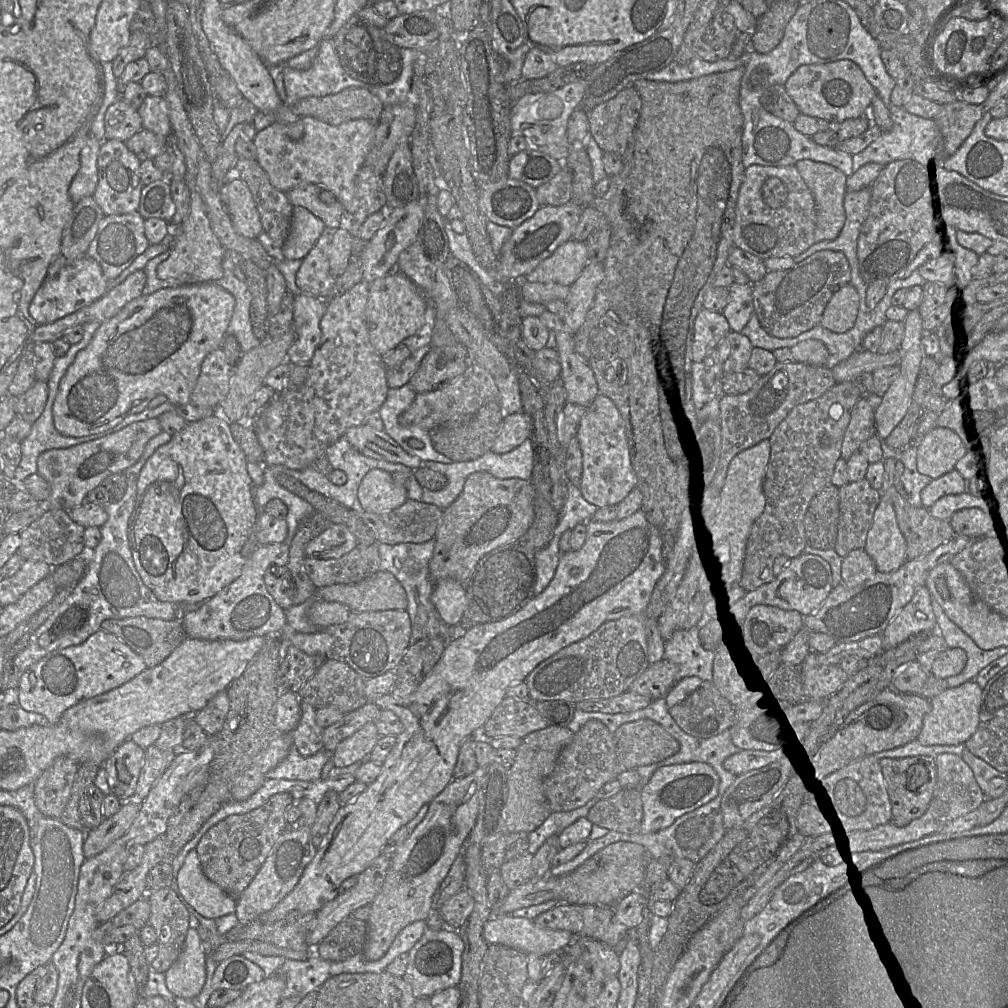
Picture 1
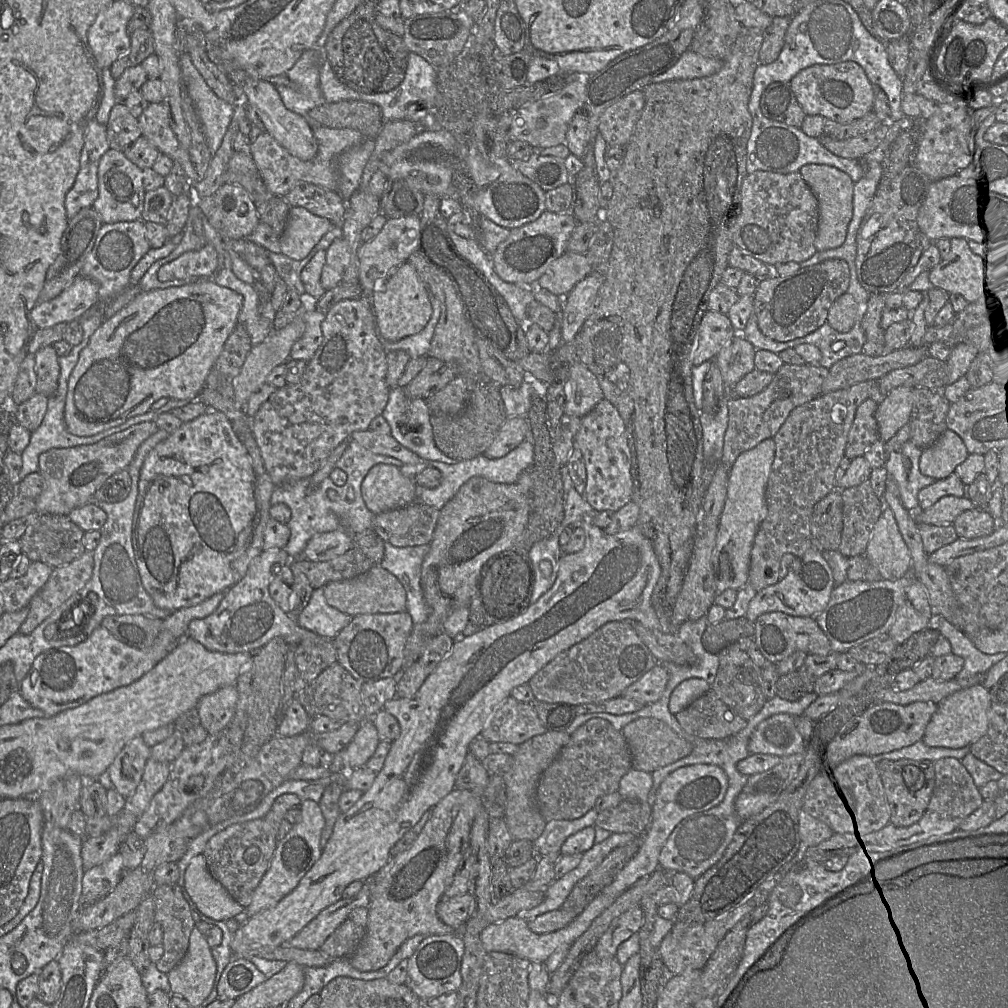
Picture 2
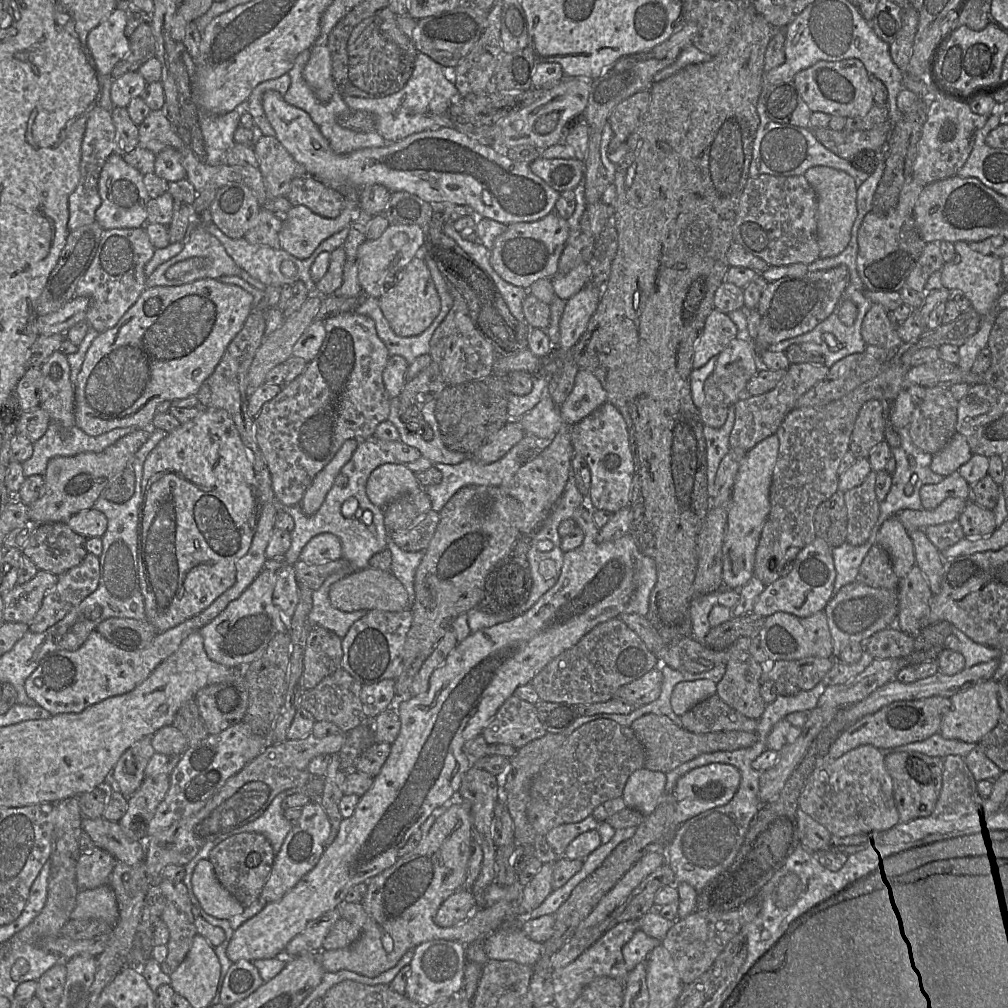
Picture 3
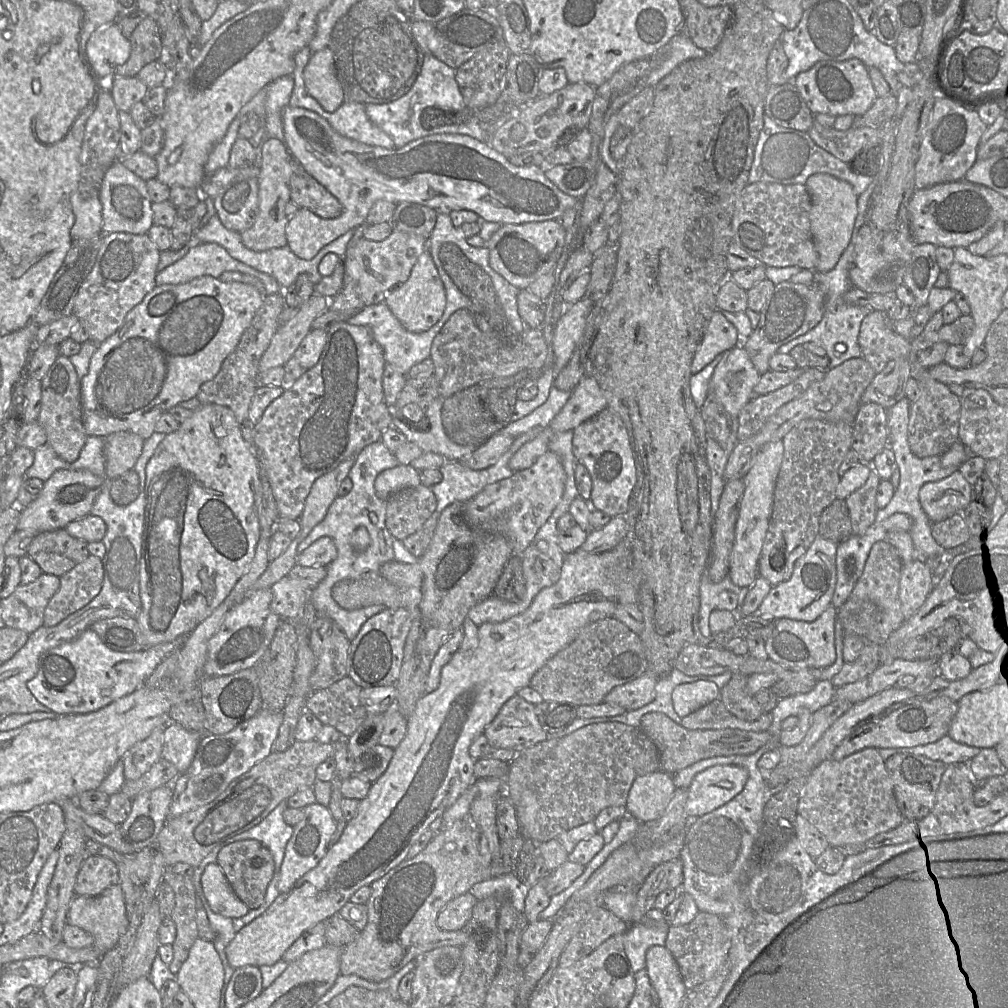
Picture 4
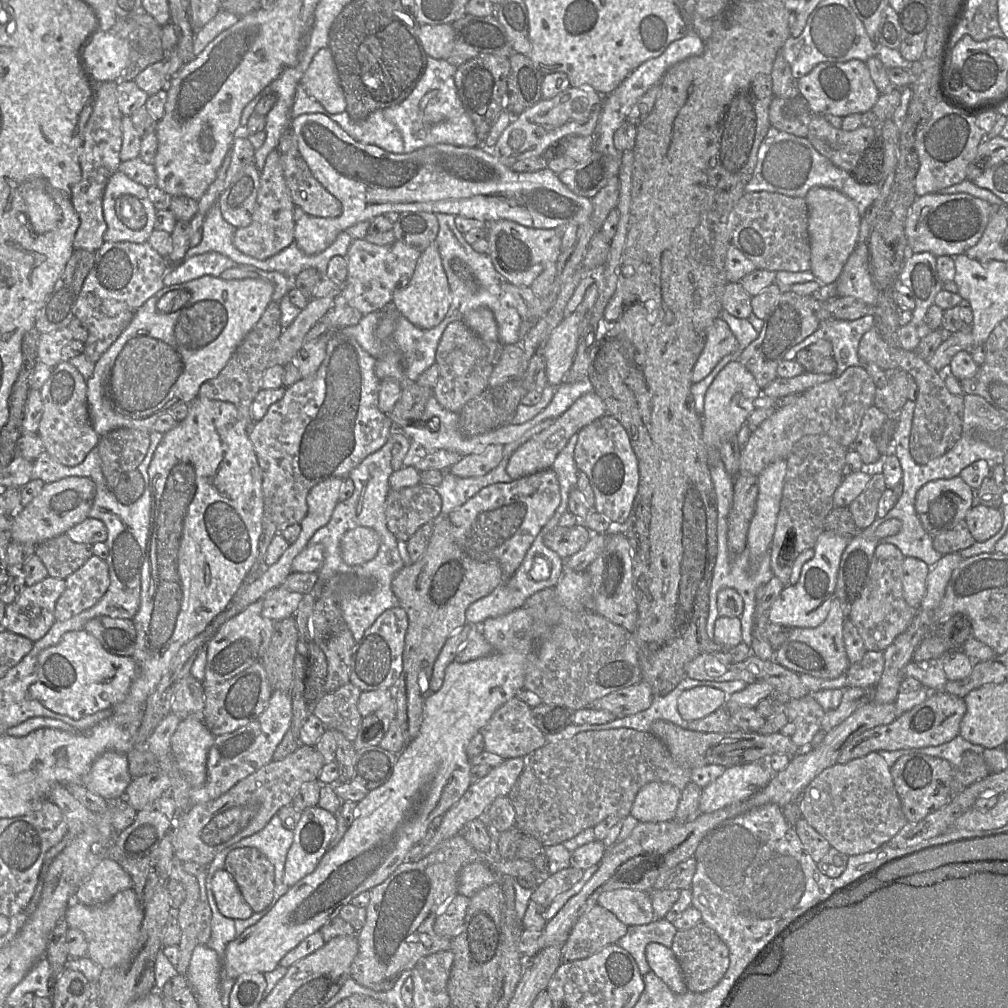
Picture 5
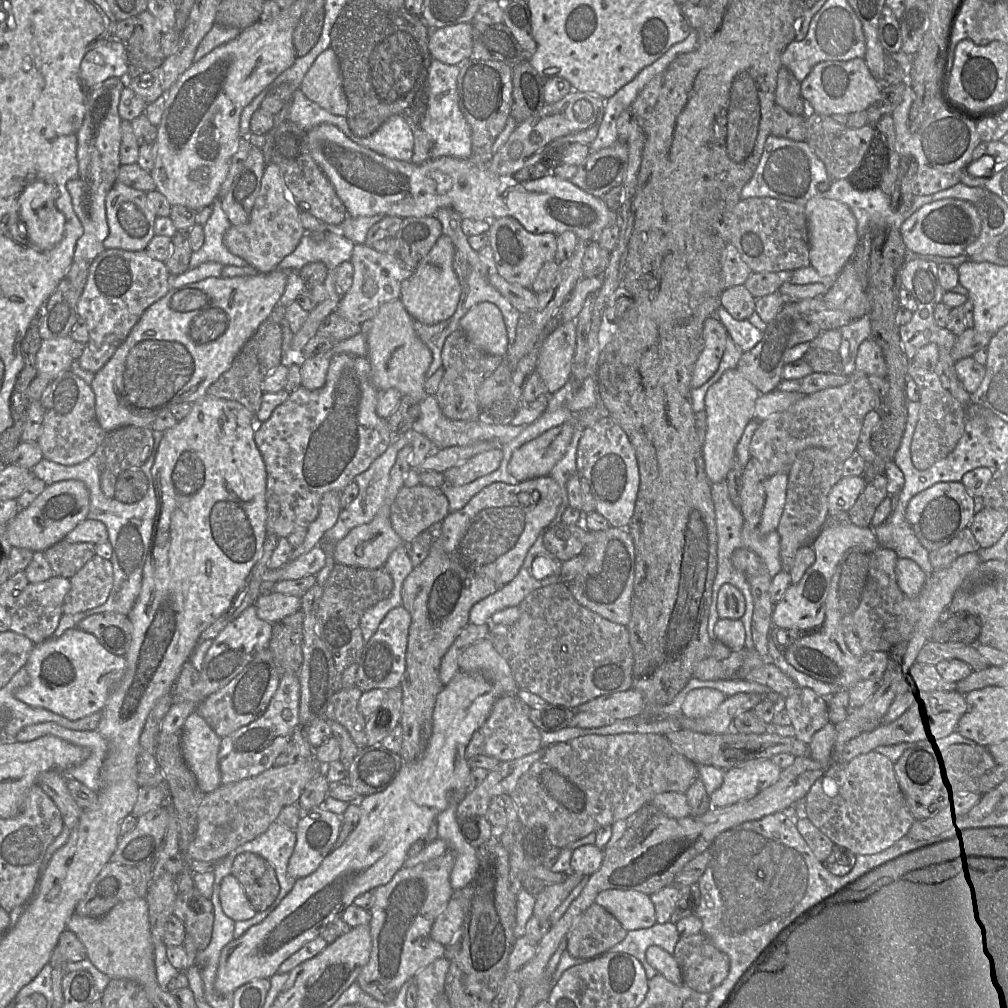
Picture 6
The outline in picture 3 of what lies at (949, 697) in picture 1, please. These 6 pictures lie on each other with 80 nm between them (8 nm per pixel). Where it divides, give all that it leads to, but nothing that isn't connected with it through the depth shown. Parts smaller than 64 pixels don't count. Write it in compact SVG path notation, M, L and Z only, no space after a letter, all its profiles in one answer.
M993 677L954 695L950 700L950 709L943 716L939 730L945 739L979 744L1000 721L998 682Z

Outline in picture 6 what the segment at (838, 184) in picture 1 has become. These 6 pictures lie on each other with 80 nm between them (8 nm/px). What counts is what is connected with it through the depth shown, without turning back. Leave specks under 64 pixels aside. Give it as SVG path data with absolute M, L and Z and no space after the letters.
M817 196L807 201L805 215L809 232L810 265L821 276L837 277L851 261L859 243L854 214L841 201Z

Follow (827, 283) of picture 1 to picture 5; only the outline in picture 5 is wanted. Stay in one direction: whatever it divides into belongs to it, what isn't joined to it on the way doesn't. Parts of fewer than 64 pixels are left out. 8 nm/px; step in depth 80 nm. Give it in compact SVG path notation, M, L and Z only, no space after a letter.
M790 290L782 291L775 306L764 319L757 339L739 351L739 362L754 376L760 389L764 389L778 377L777 368L786 353L818 329L820 321L815 314L817 302L818 297L815 296L802 296Z

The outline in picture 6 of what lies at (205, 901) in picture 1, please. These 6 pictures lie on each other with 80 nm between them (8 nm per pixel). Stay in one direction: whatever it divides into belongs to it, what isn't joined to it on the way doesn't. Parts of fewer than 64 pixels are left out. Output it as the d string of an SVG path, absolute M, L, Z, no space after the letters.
M231 874L222 879L219 898L223 912L235 922L248 920L257 913L238 879Z

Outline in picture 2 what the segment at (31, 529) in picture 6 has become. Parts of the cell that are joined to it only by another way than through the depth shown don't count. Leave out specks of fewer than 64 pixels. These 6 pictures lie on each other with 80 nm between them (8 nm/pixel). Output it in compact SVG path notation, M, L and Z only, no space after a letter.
M144 421L108 436L97 443L70 448L52 448L39 455L39 473L44 479L44 489L35 499L39 514L69 515L75 509L93 501L97 489L113 474L128 469L140 445L159 430L155 421Z

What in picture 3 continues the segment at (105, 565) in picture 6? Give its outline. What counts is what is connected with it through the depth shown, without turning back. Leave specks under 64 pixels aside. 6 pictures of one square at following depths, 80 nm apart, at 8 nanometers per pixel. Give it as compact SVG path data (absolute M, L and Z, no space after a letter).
M88 552L79 565L58 575L55 587L46 593L39 611L29 624L29 631L43 632L62 620L97 589L99 580L99 557Z

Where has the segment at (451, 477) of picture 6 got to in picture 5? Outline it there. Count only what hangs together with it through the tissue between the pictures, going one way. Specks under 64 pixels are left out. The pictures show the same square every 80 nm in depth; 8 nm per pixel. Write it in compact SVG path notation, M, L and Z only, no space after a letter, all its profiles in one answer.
M491 444L480 453L465 455L447 471L461 478L485 475L501 461L503 446Z

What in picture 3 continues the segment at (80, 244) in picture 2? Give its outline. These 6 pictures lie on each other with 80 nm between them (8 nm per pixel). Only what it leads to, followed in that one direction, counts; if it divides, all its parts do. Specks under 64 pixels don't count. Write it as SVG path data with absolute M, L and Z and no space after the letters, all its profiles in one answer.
M94 221L69 232L59 260L50 273L47 283L37 300L36 313L38 316L57 311L76 297L77 284L94 259L103 231L99 223Z

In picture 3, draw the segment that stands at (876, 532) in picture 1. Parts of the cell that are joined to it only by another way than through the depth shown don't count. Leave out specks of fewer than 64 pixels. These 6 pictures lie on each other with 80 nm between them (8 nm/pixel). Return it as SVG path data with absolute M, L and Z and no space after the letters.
M893 516L883 522L876 538L876 544L887 551L893 570L901 580L915 565L915 551L909 532Z

